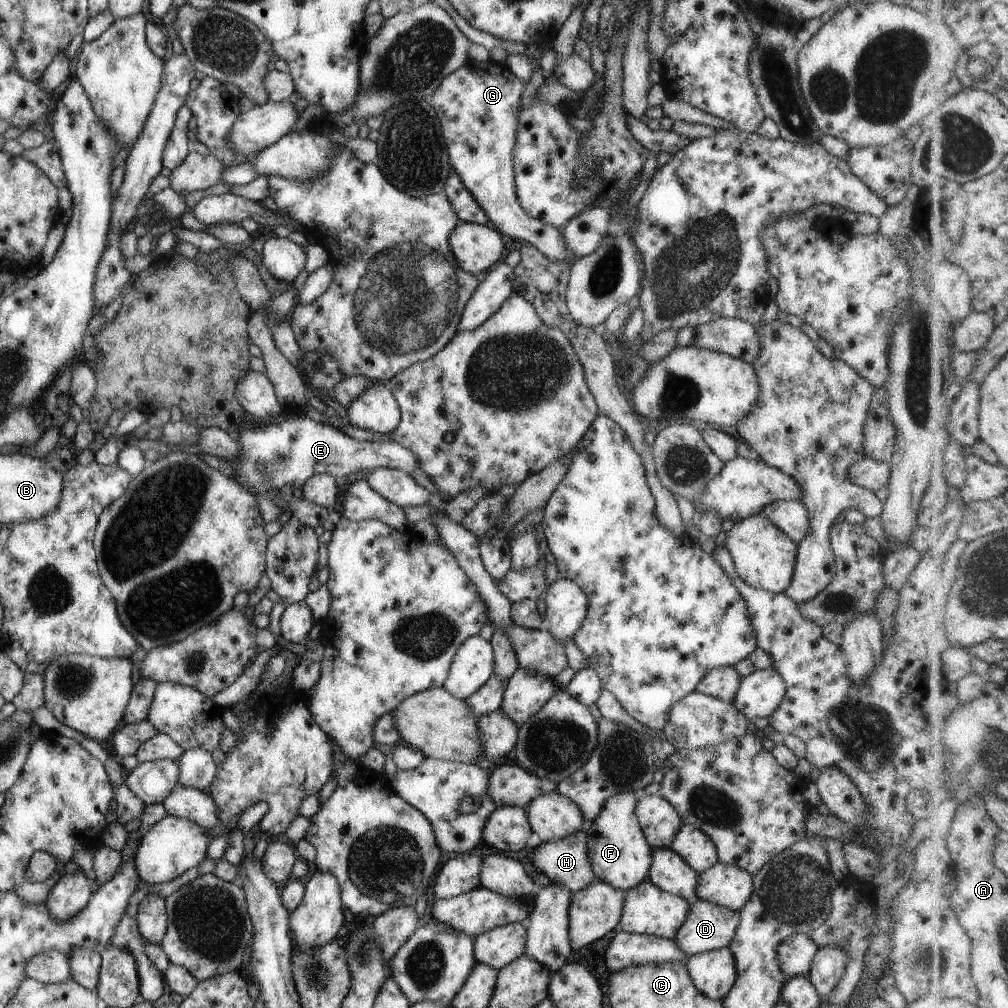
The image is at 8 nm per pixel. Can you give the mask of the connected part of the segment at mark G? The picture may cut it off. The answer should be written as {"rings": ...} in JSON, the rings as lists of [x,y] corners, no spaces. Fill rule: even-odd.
{"rings":[[[468,59],[458,70],[451,72],[430,96],[428,103],[437,112],[441,122],[441,130],[447,142],[447,151],[453,170],[458,173],[462,184],[473,194],[483,211],[496,228],[504,236],[522,240],[535,246],[550,260],[567,262],[573,265],[578,258],[567,247],[561,229],[544,224],[538,219],[528,216],[519,203],[514,170],[514,147],[519,127],[519,116],[524,84],[508,69],[506,64],[496,64],[491,60],[478,62]]]}

